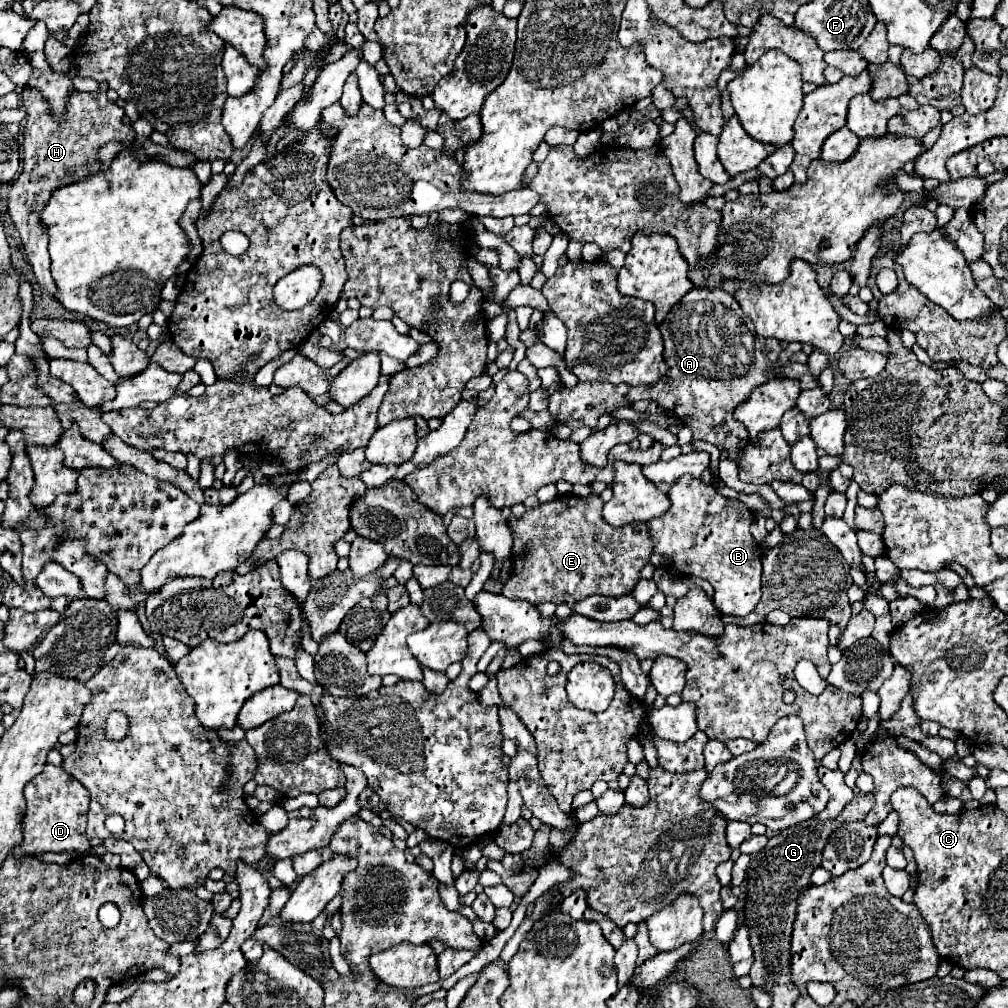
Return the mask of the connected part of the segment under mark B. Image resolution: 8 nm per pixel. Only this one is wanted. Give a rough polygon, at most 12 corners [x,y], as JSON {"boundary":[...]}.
{"boundary":[[686,474],[648,522],[676,576],[722,614],[762,596],[752,512]]}

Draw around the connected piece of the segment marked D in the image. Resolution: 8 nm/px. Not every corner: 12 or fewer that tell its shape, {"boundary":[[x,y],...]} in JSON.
{"boundary":[[46,764],[24,788],[16,858],[90,852],[88,790]]}

